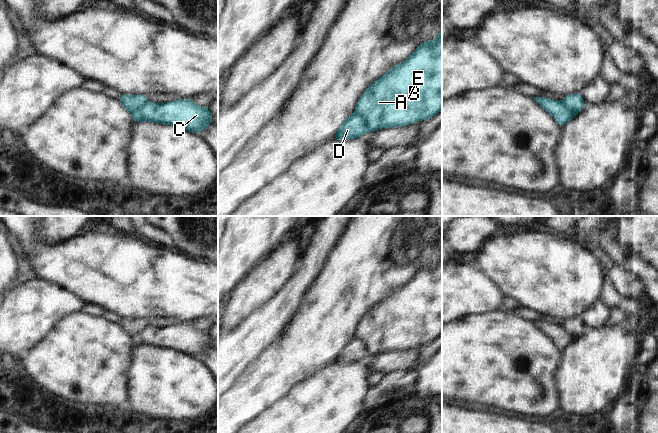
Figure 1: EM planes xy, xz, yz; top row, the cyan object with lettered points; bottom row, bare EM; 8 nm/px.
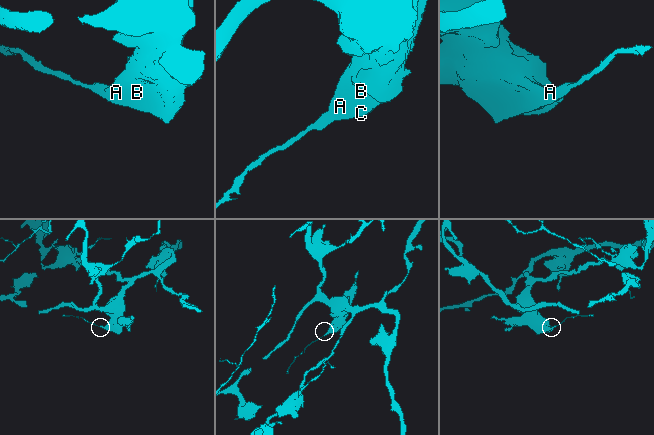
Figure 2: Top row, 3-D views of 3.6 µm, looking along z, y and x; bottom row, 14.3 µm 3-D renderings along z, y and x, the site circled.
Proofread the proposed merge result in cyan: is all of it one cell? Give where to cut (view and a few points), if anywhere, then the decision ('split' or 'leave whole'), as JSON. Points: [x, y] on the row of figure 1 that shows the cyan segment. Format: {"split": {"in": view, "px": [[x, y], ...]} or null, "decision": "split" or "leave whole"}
{"split": {"in": "xz", "px": [[354, 112], [364, 119], [367, 130]]}, "decision": "split"}

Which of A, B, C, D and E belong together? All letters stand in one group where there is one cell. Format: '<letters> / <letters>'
A B C E / D

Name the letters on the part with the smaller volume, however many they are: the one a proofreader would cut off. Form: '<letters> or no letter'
D

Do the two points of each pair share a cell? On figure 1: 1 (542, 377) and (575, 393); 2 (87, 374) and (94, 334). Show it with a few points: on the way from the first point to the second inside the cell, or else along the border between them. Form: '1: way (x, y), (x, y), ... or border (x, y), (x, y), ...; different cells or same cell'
1: border (561, 360), (556, 371), (558, 406); different cells
2: way (87, 364), (92, 344); same cell

